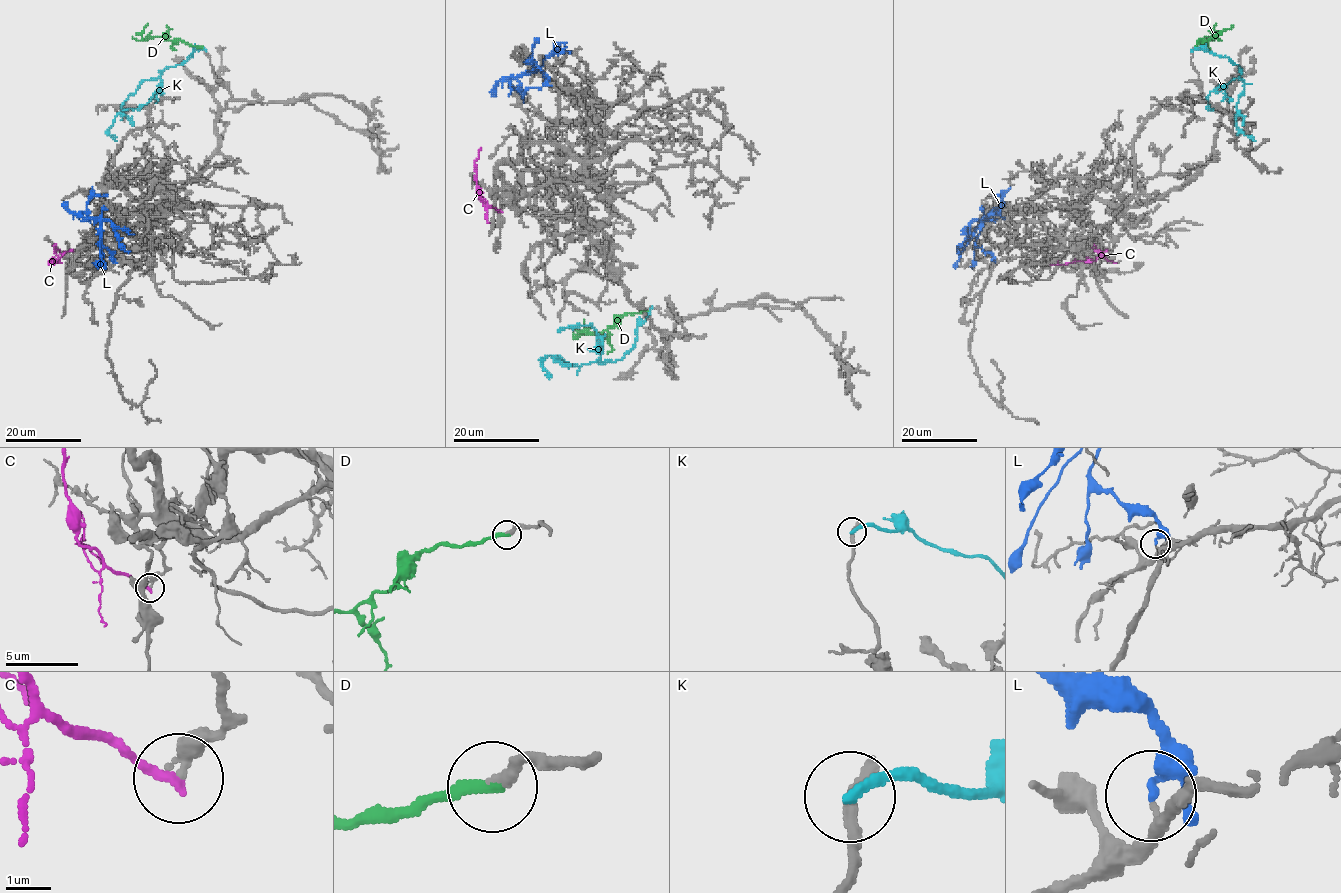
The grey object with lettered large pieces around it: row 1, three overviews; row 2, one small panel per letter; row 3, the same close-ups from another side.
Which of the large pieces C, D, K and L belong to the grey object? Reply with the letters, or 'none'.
D

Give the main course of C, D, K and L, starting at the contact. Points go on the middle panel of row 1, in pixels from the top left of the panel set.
C: (500, 211), (481, 197), (476, 182), (475, 164), (480, 148)
D: (646, 310), (626, 313), (600, 332), (575, 336), (572, 331)
K: (652, 308), (640, 325), (634, 345), (620, 359), (572, 366), (550, 355), (541, 360), (550, 378)
L: (548, 81), (534, 63), (531, 72), (513, 76), (510, 80), (517, 92), (531, 87), (540, 89)

